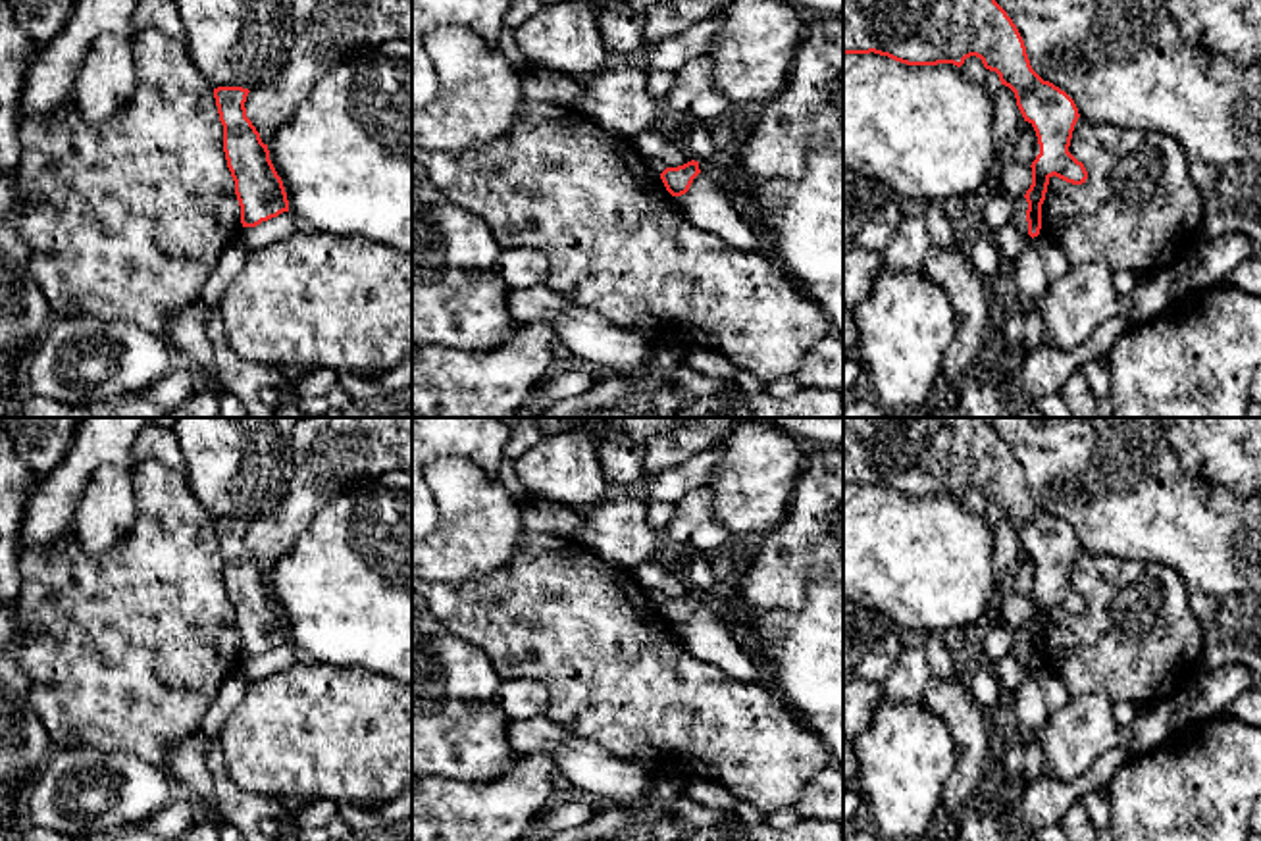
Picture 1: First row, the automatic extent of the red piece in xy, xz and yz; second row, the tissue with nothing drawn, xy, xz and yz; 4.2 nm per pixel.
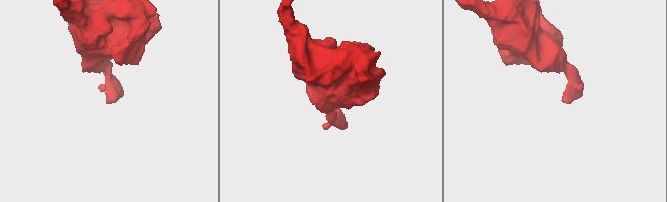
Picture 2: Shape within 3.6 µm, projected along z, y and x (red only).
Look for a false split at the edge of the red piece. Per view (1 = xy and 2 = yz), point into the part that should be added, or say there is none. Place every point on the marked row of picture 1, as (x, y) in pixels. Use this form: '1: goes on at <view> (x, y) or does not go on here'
1: does not go on here
2: does not go on here

